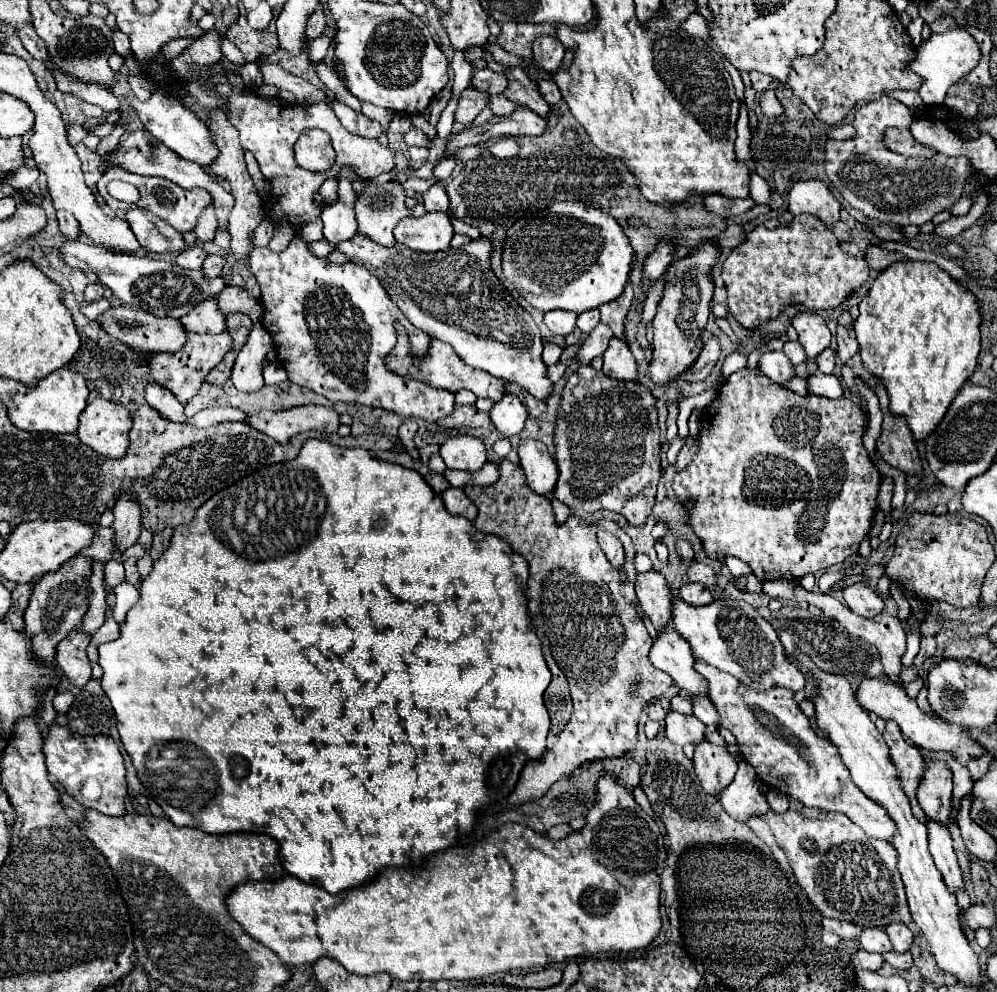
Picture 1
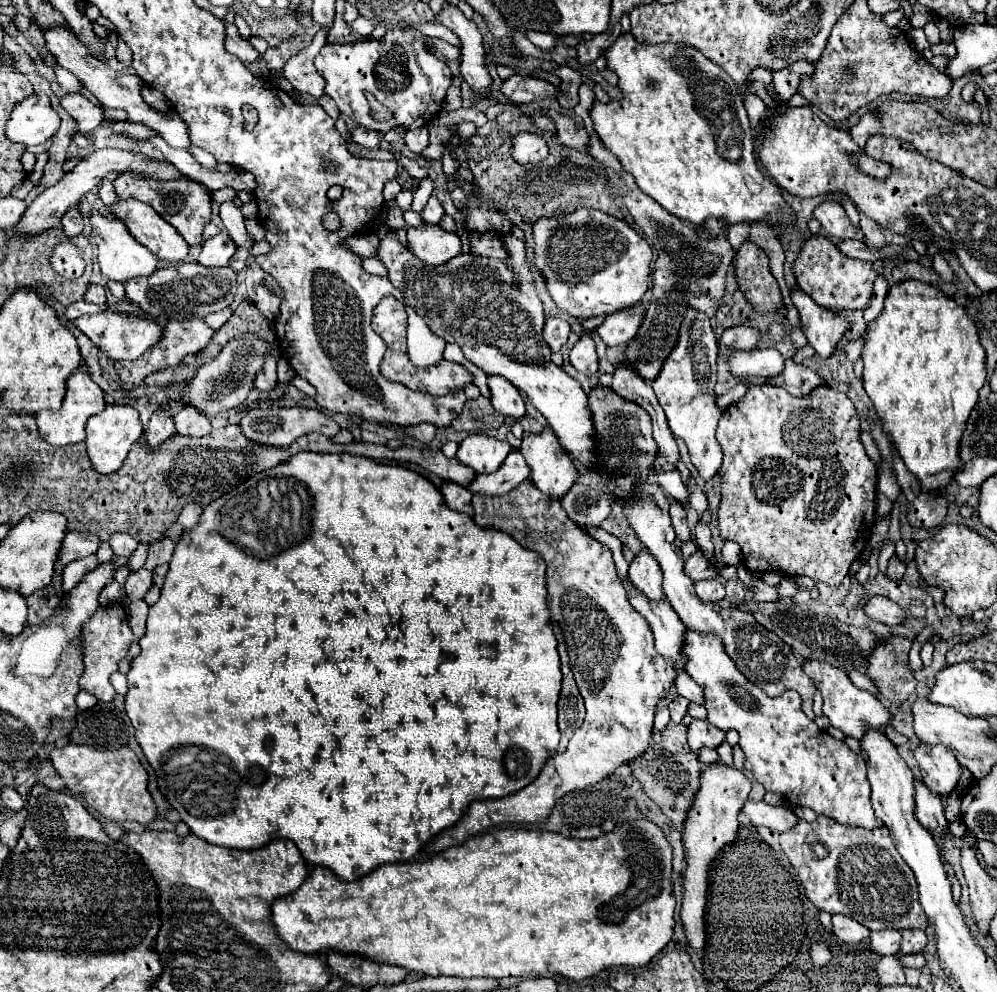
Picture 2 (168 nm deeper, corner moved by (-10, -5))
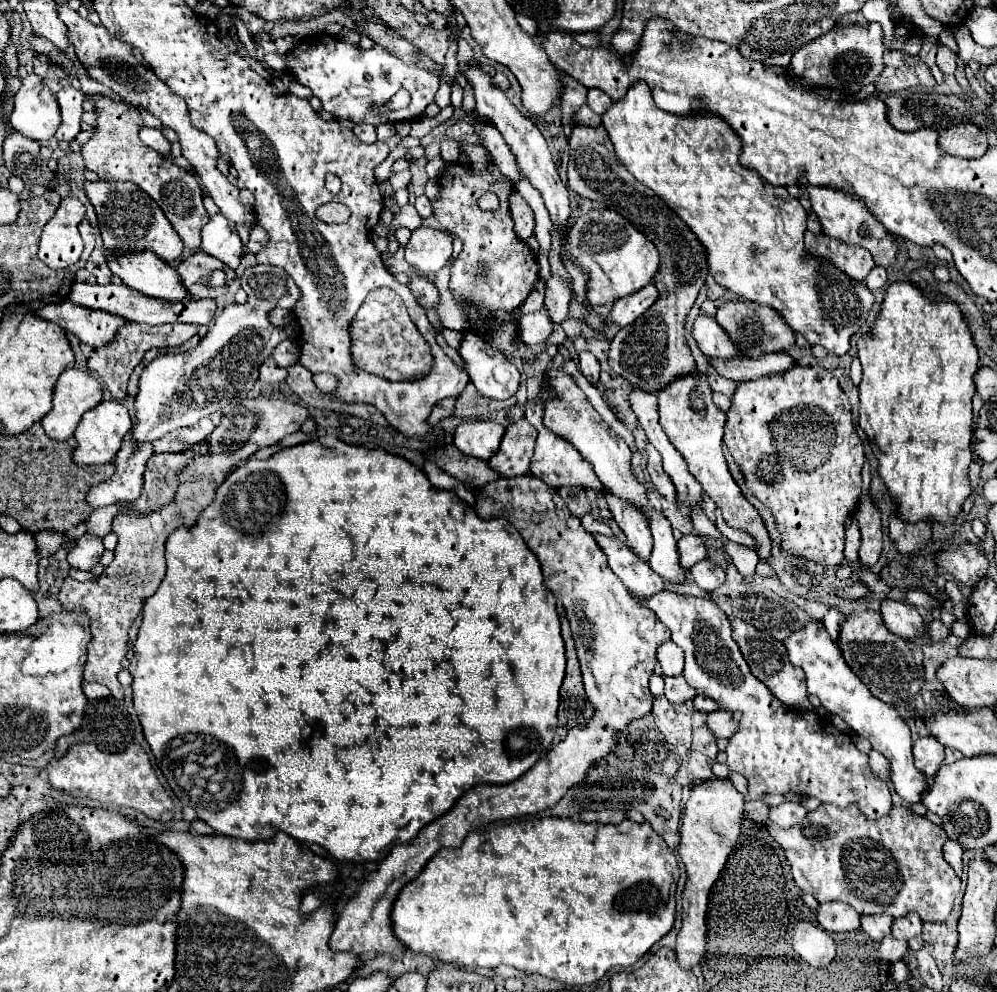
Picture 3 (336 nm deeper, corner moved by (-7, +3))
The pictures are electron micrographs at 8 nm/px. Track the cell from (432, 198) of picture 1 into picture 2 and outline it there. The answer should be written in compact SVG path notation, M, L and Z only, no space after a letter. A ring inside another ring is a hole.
M432 196L432 198L428 200L428 204L424 206L424 210L422 210L422 218L424 218L426 224L438 224L442 216L444 216L442 204Z

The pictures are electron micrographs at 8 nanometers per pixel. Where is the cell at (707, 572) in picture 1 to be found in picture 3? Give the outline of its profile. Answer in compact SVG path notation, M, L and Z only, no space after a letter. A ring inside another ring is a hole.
M689 534L689 536L683 536L679 542L679 556L681 556L681 566L685 570L689 570L695 562L701 562L701 560L707 560L709 554L707 554L707 548L703 544L703 540L695 534Z

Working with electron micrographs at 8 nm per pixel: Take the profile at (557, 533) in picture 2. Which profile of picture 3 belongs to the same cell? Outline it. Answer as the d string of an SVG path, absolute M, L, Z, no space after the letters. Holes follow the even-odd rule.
M527 474L517 478L501 478L481 486L473 508L483 520L505 518L511 522L515 528L519 528L525 544L537 554L543 568L545 586L557 594L557 598L561 598L571 624L585 692L595 708L593 718L585 728L569 730L565 740L553 746L525 776L503 786L473 786L457 800L455 808L421 828L415 838L417 842L395 846L381 862L379 870L365 878L359 892L339 914L335 930L329 938L329 948L333 952L353 952L357 956L401 956L405 948L401 942L397 942L397 938L393 938L389 910L401 886L411 882L437 850L461 846L467 832L483 830L495 820L537 814L553 808L573 784L587 776L595 762L617 748L615 736L627 728L629 722L645 718L651 712L653 696L649 692L649 676L657 664L657 648L669 640L669 632L665 632L665 626L661 626L653 610L641 606L641 602L635 600L629 590L625 590L621 580L605 564L605 554L597 546L593 534L581 526L577 516L569 514L569 508L557 496L557 490Z

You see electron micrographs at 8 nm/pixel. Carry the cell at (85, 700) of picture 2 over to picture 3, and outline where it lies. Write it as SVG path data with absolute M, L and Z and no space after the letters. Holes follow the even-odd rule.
M83 682L83 692L89 700L99 700L99 698L107 698L109 696L109 690L103 686L103 684L89 684L89 682Z

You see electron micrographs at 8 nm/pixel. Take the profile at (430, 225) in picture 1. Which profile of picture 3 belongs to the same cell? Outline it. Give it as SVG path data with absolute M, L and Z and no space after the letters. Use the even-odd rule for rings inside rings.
M417 228L405 246L405 260L427 276L435 276L449 260L453 238L437 228Z

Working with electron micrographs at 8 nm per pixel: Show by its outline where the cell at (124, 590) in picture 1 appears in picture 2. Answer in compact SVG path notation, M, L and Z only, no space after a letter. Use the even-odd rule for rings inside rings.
M140 568L128 576L124 590L126 590L128 598L138 600L138 598L144 598L144 594L150 590L150 586L152 586L152 572L148 568Z

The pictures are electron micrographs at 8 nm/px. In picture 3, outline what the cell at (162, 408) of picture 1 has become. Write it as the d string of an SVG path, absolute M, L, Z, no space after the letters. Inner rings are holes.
M125 434L121 450L115 458L117 472L109 482L93 486L87 494L87 502L93 508L109 506L115 502L133 502L143 490L143 472L147 460L153 456L151 442L133 442L133 434Z

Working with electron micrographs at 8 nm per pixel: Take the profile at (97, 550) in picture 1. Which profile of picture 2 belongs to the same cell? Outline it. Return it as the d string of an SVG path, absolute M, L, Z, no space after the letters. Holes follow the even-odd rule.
M68 532L62 540L62 548L58 554L60 564L70 564L74 560L86 558L88 554L94 554L100 546L100 538L96 534L80 534L80 532Z

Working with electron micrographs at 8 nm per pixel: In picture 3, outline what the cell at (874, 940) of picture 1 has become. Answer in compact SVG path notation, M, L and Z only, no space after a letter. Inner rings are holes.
M887 914L881 916L861 916L861 928L873 938L873 940L883 940L885 936L891 934L893 918Z

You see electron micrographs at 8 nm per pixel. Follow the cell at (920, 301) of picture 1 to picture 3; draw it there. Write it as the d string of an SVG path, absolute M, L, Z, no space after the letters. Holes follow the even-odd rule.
M911 282L891 284L885 292L875 326L857 342L857 358L863 366L863 380L859 384L859 424L873 446L877 446L879 474L895 504L899 504L901 518L907 522L953 522L971 492L967 480L967 468L973 460L971 398L975 394L975 374L979 370L977 346L959 306L947 296L931 300Z

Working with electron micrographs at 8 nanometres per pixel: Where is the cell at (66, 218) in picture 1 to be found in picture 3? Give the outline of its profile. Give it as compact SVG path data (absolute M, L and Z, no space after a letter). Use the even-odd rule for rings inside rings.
M63 198L55 216L51 218L51 222L45 226L43 234L41 234L41 248L39 248L39 260L53 268L53 270L67 270L67 268L73 268L81 254L83 254L83 240L77 232L77 226L79 222L85 218L85 206L81 200L77 198Z

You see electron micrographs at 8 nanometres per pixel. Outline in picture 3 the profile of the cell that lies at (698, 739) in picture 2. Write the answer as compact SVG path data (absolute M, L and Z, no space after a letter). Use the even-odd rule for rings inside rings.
M715 710L707 714L707 728L711 730L711 734L715 738L731 738L737 730L737 722L733 720L733 716L725 710Z

